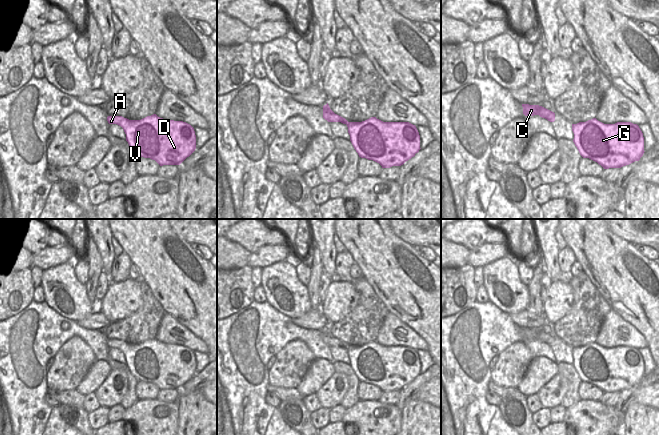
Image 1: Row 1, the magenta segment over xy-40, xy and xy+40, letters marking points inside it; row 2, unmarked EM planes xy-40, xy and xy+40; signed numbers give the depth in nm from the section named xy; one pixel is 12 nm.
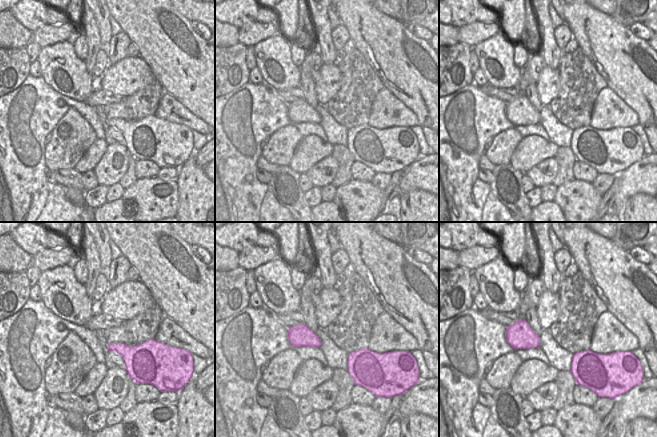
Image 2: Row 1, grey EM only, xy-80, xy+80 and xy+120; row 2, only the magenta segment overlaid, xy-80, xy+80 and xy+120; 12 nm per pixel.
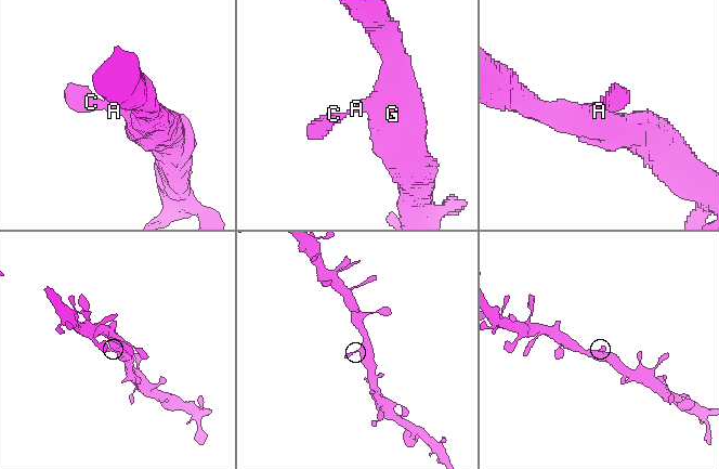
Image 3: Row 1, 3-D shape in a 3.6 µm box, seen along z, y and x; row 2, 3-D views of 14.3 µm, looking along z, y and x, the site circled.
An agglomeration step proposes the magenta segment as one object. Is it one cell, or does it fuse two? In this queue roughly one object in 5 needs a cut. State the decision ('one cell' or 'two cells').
one cell

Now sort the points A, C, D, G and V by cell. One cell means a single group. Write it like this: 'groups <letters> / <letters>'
groups A C D G V

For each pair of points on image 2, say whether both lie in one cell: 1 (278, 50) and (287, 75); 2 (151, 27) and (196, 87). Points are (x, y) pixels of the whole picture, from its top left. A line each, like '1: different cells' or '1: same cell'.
1: same cell
2: same cell

